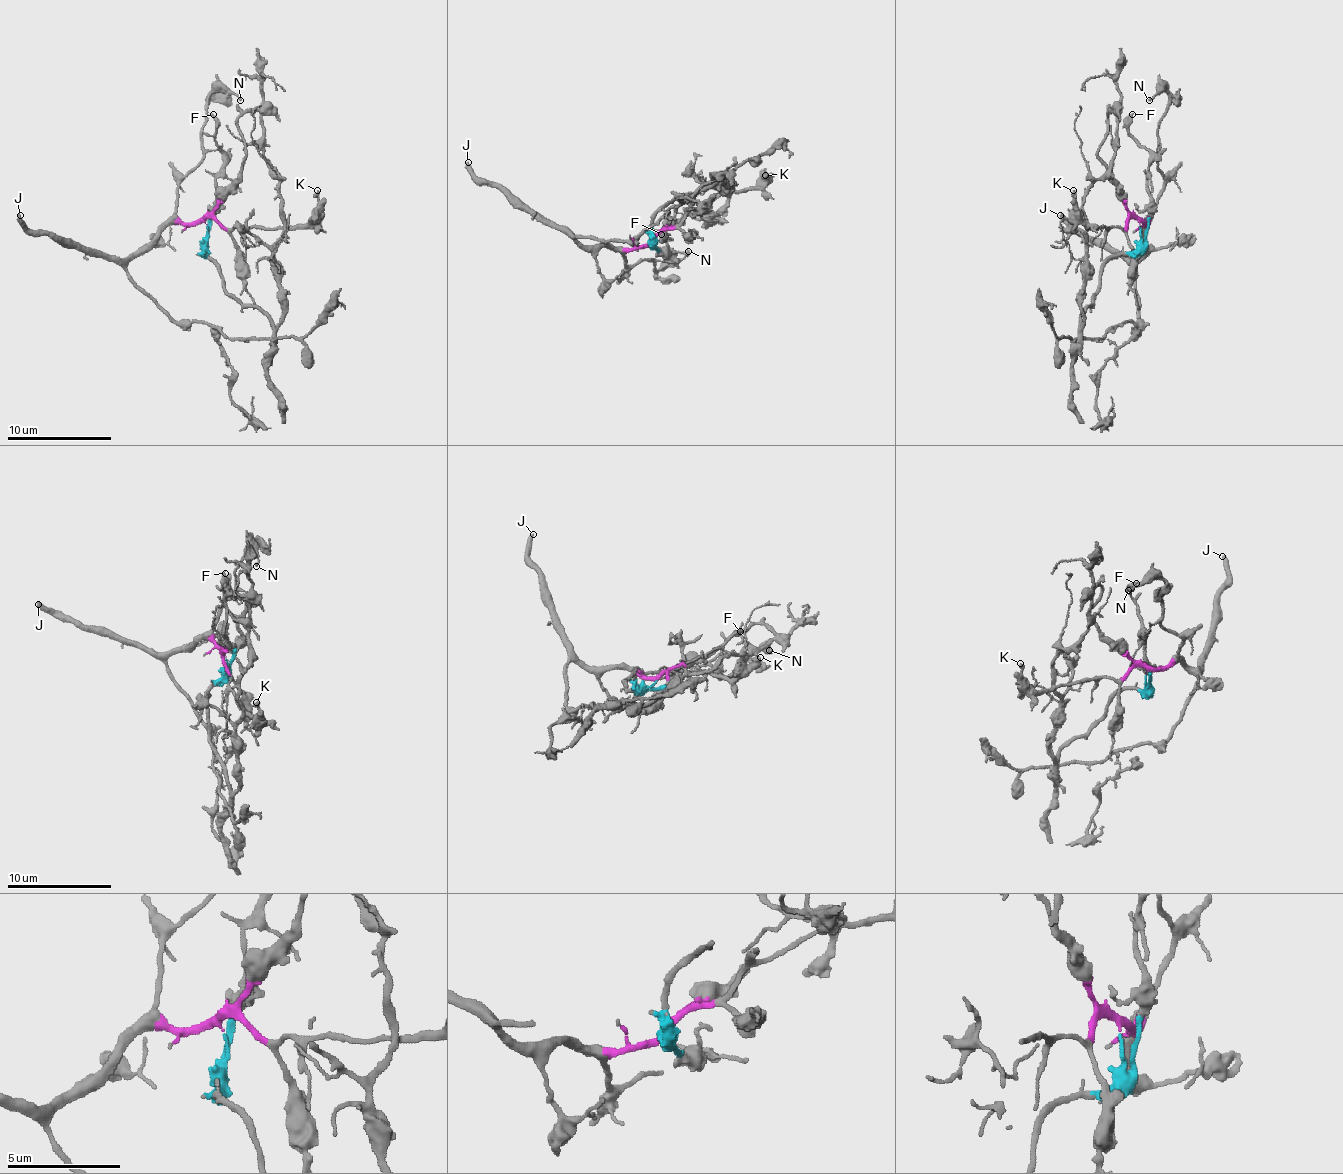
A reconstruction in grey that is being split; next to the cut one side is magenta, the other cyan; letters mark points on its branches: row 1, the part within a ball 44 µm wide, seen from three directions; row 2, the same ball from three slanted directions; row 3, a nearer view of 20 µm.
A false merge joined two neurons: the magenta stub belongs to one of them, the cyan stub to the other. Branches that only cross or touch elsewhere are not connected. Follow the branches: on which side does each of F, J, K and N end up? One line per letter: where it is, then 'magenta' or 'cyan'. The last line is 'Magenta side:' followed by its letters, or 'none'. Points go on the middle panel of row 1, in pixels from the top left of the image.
F: at (661, 234); cyan
J: at (468, 162); magenta
K: at (765, 175); magenta
N: at (688, 251); magenta
Magenta side: J, K, N

